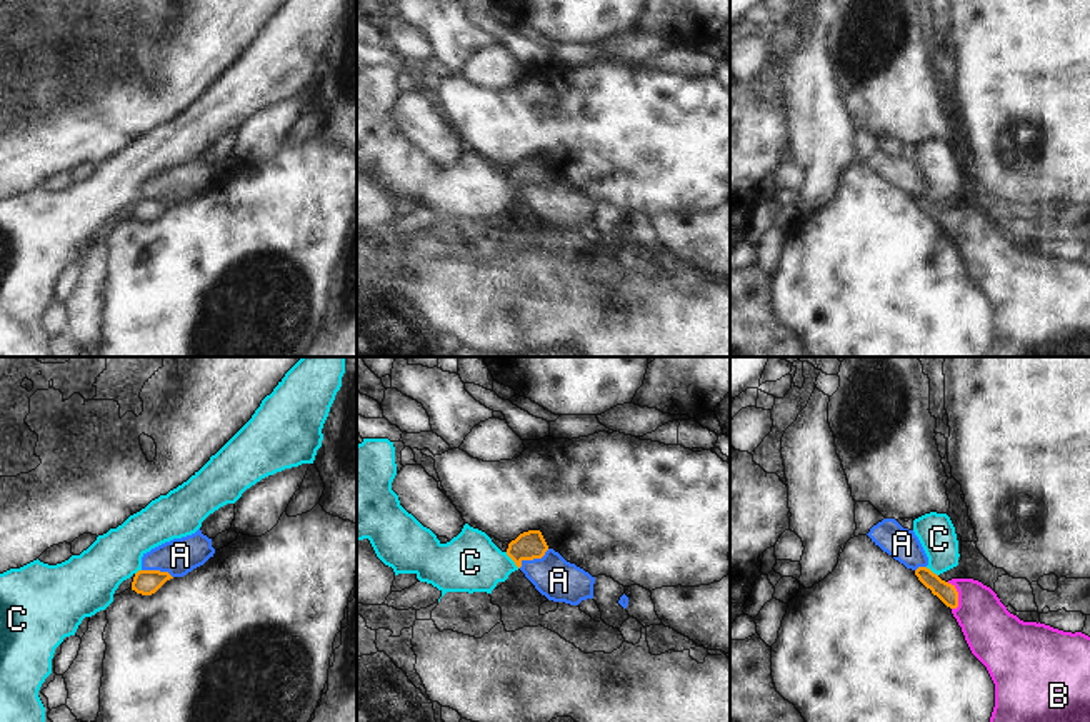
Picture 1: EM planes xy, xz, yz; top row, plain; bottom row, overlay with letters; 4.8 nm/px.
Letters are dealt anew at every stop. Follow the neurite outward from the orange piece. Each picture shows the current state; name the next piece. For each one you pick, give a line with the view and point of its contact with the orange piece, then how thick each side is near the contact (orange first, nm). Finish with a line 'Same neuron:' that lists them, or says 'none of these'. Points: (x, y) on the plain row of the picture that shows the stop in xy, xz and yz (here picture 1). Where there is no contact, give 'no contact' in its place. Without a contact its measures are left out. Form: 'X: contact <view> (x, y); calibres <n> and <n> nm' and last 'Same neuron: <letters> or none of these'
B: contact yz (957, 222); calibres 90 and 260 nm
Same neuron: B

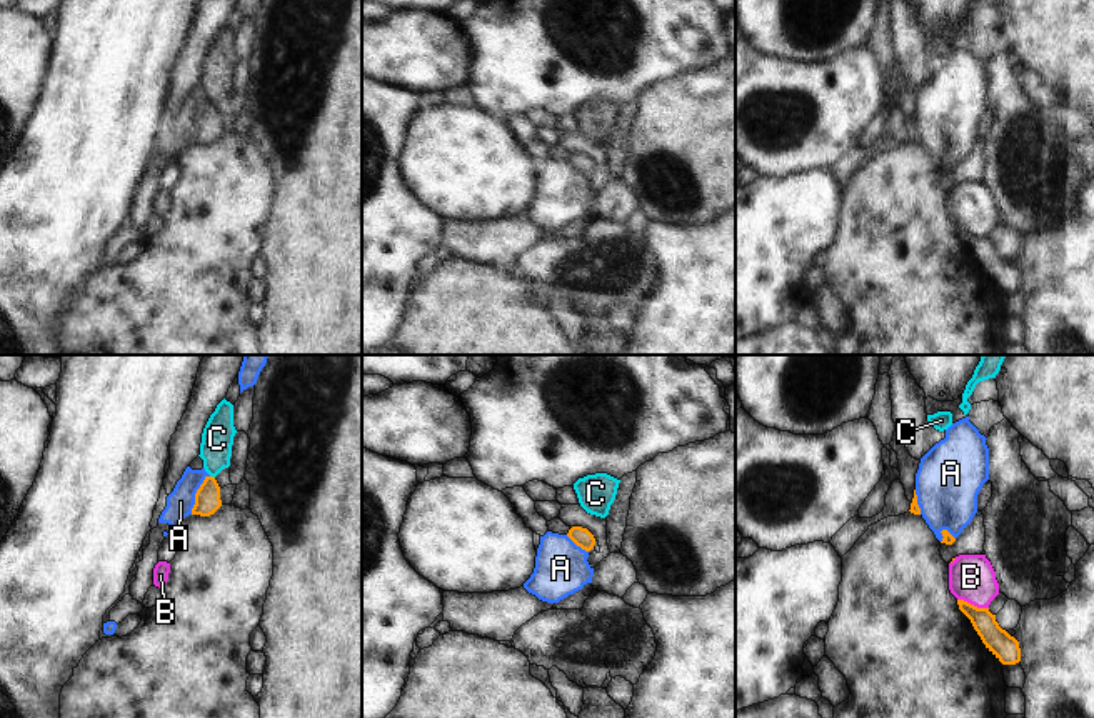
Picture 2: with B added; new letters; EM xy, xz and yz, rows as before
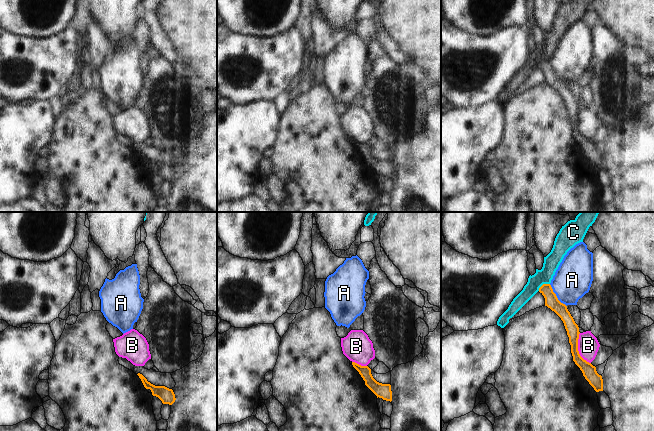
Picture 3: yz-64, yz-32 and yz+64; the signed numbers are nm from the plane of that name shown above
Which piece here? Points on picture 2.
Same neuron: none of these

